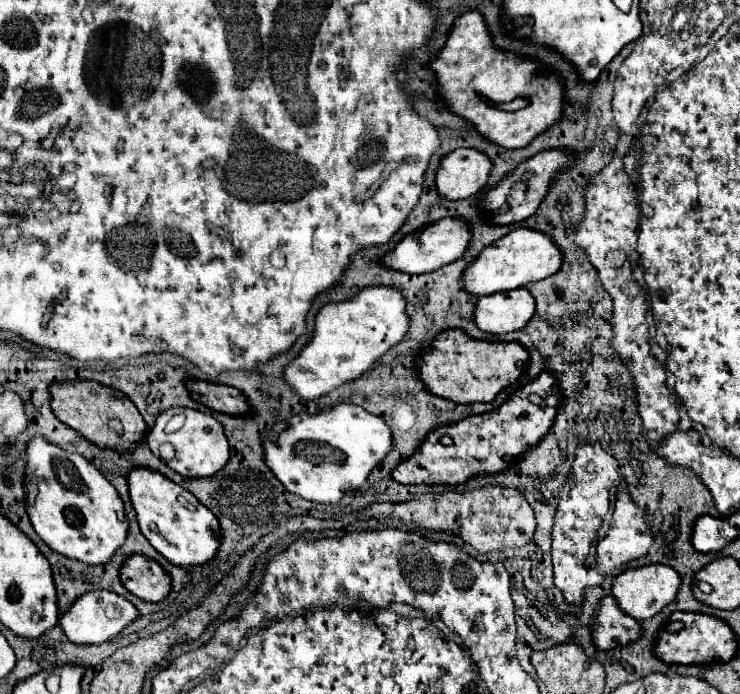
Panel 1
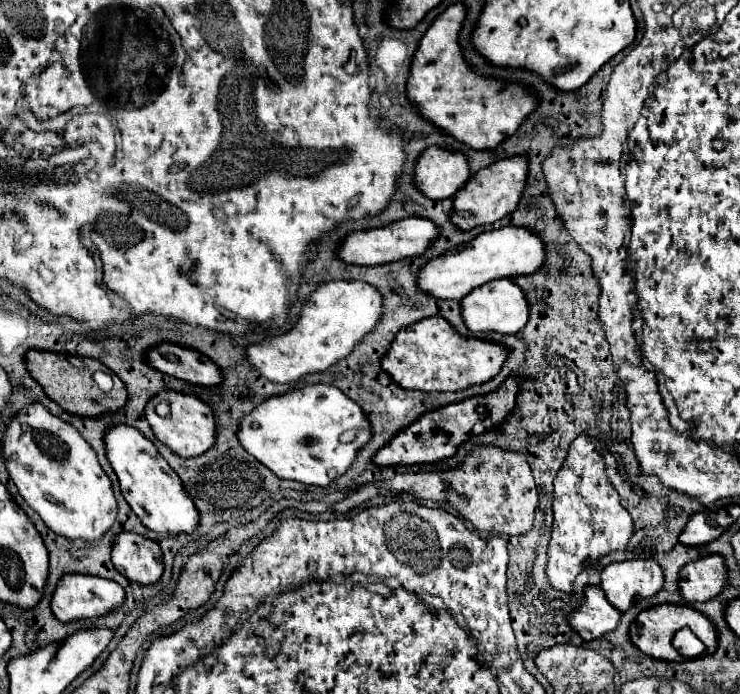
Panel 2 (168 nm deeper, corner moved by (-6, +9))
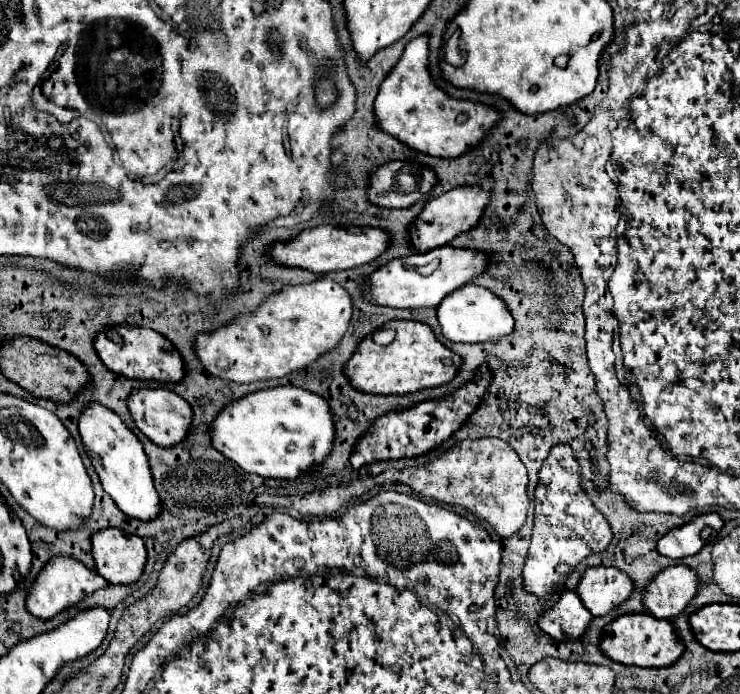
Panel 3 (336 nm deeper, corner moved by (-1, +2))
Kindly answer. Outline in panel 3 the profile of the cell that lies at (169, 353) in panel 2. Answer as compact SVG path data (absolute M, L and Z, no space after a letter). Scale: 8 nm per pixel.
M120 326L116 328L116 332L118 332L116 340L108 338L106 332L100 332L100 336L96 336L96 352L112 372L136 380L158 380L158 382L180 382L184 378L186 374L184 360L170 340L164 340L164 336L146 328Z

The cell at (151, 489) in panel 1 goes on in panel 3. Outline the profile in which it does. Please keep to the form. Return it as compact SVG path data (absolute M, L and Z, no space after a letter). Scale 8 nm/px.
M92 404L84 410L78 428L82 434L84 450L90 456L92 466L98 472L106 494L110 494L110 498L116 502L116 506L126 516L130 516L134 520L142 520L142 522L150 522L150 520L156 520L158 516L162 516L164 508L162 508L160 496L154 488L148 456L146 456L140 440L134 436L134 432L130 428L126 428L126 424L112 410L104 408L100 404Z

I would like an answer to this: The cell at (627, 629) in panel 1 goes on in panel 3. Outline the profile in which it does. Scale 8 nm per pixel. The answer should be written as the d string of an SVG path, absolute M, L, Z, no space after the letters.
M564 590L560 600L542 614L538 626L556 640L580 640L592 624L592 614L582 604L580 596L572 590Z

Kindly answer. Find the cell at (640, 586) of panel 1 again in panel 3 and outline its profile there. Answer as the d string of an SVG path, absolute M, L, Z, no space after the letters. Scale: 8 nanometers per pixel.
M588 568L578 584L578 596L592 616L604 616L624 604L634 592L634 582L618 568Z

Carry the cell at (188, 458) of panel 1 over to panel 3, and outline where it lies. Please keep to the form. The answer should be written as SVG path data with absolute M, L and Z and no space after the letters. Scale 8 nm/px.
M144 388L144 390L136 390L132 392L132 396L128 398L128 408L130 408L130 414L136 422L136 426L158 446L162 448L174 448L176 444L184 442L186 436L188 436L188 430L192 426L192 408L190 404L176 396L172 390L166 390L166 388L156 388L156 390L150 390L150 388Z

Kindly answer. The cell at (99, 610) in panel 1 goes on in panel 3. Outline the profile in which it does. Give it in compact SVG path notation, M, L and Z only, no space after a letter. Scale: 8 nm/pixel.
M64 556L52 558L52 560L42 568L42 572L38 574L38 578L36 578L36 582L34 582L34 586L32 586L32 590L30 590L28 598L26 598L26 608L28 608L28 612L34 614L36 618L48 620L48 618L54 618L56 614L64 612L66 608L76 606L82 598L90 596L94 590L106 588L106 586L108 586L108 582L106 582L100 574L84 568L84 564L80 564L78 560L64 558Z

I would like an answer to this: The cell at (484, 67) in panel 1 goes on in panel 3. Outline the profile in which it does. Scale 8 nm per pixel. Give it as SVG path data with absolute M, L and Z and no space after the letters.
M428 34L412 40L406 46L400 62L380 84L380 92L374 102L376 118L380 120L380 124L384 124L384 132L400 136L404 144L418 152L438 158L462 156L468 150L480 146L502 116L500 110L494 106L452 98L442 88L438 88L428 68L430 64L428 42L430 42Z

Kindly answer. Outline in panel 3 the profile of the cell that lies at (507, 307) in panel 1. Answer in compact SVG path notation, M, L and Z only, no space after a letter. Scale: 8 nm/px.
M466 284L464 288L458 288L458 292L452 292L452 296L446 296L442 300L436 312L444 336L452 342L494 342L514 332L514 318L506 302L484 286Z

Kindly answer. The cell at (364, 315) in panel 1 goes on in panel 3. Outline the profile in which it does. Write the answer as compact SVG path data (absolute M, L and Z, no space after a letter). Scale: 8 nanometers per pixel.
M334 280L284 288L284 292L270 296L256 312L238 316L214 334L198 336L196 352L204 368L224 380L250 384L256 380L284 378L290 372L308 368L322 354L334 350L350 326L352 312L350 294Z

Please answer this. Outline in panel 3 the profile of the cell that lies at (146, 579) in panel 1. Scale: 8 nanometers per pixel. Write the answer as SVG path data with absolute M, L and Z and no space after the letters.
M108 528L92 536L96 570L110 584L134 584L144 574L146 546L136 534Z

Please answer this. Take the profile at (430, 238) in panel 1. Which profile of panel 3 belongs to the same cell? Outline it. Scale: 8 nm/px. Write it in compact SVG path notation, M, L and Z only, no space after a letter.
M318 226L312 230L304 230L298 238L288 244L276 244L272 256L278 264L308 268L316 274L328 274L336 270L350 270L364 264L374 262L392 246L392 234L384 228L372 226Z

